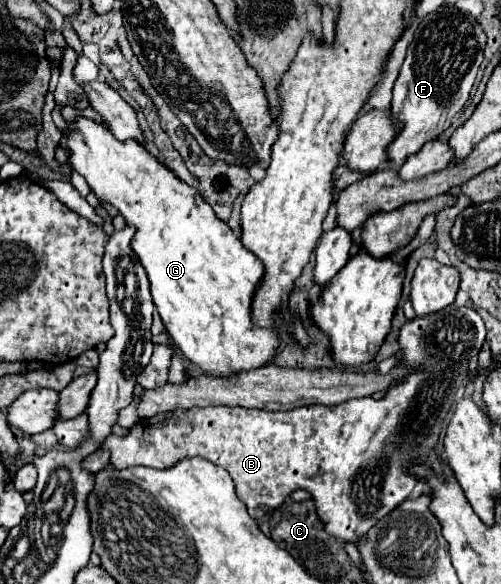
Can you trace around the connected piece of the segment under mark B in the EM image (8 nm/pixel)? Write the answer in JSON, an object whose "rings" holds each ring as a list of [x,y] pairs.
{"rings":[[[451,304],[441,312],[423,318],[417,316],[401,326],[399,366],[407,366],[411,372],[401,382],[389,386],[381,400],[359,398],[335,406],[315,404],[289,412],[267,412],[255,408],[247,410],[241,406],[209,406],[187,410],[175,408],[139,420],[131,426],[131,430],[127,430],[125,436],[109,434],[101,446],[111,452],[111,464],[119,470],[129,466],[167,468],[189,456],[207,458],[231,474],[239,500],[247,506],[249,516],[255,520],[279,508],[291,492],[303,488],[311,494],[325,530],[341,542],[357,542],[375,522],[379,522],[413,492],[417,476],[411,466],[425,464],[429,454],[435,450],[439,434],[455,408],[455,394],[467,384],[469,372],[477,362],[477,354],[483,342],[485,324],[481,316],[471,308],[457,308]]]}

